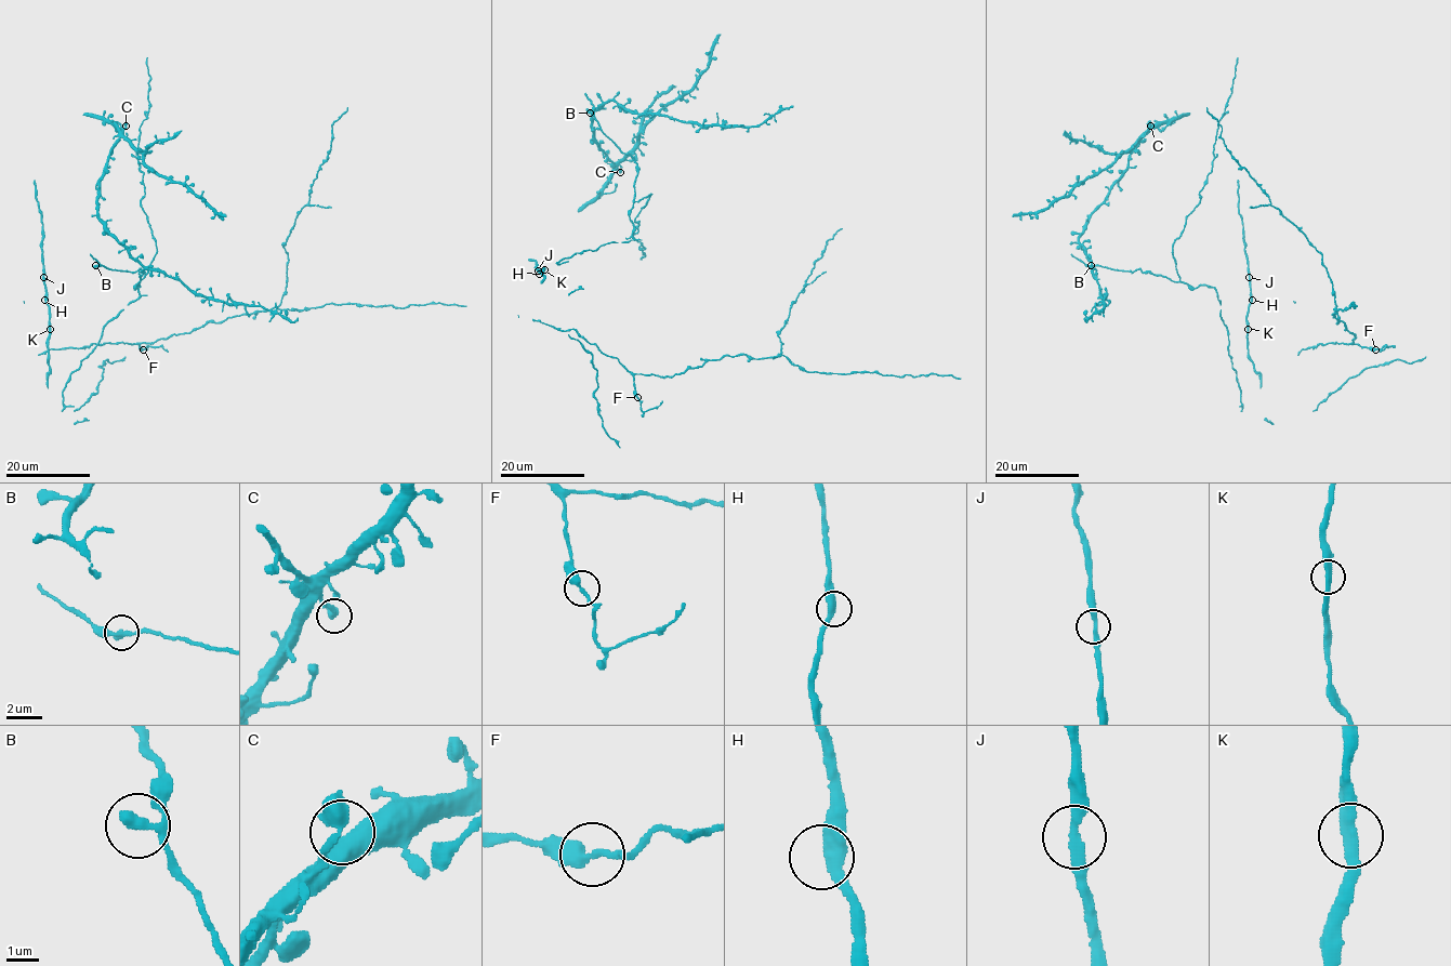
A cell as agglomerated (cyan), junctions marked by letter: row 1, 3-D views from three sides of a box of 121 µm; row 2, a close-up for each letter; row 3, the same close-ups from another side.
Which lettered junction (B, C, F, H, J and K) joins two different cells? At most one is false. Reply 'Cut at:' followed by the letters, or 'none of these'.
Cut at: none of these

